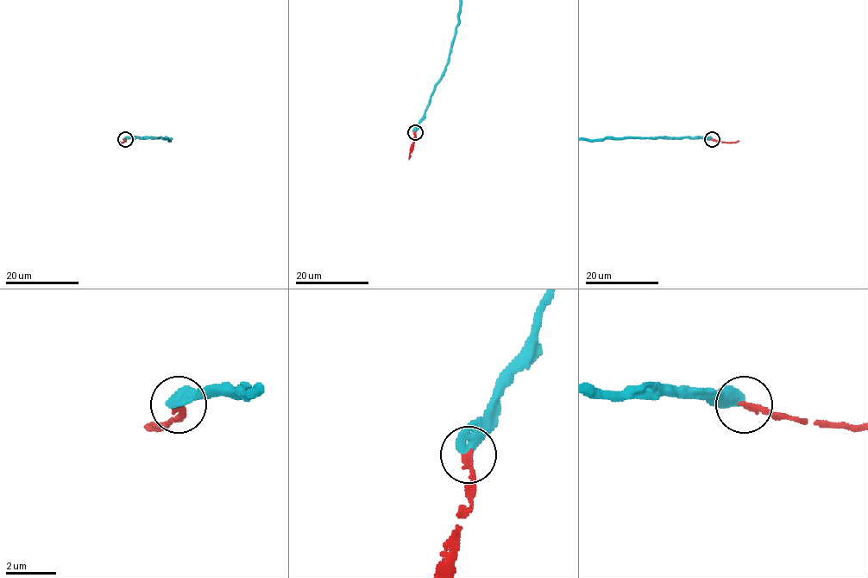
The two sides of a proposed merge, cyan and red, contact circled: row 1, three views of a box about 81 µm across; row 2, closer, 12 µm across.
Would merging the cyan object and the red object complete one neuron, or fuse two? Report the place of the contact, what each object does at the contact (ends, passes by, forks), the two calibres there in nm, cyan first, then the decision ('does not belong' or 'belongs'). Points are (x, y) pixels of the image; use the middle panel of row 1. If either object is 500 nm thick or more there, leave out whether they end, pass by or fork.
at (415, 132); 500 nm thick on the cyan side, 200 nm on the other; does not belong

